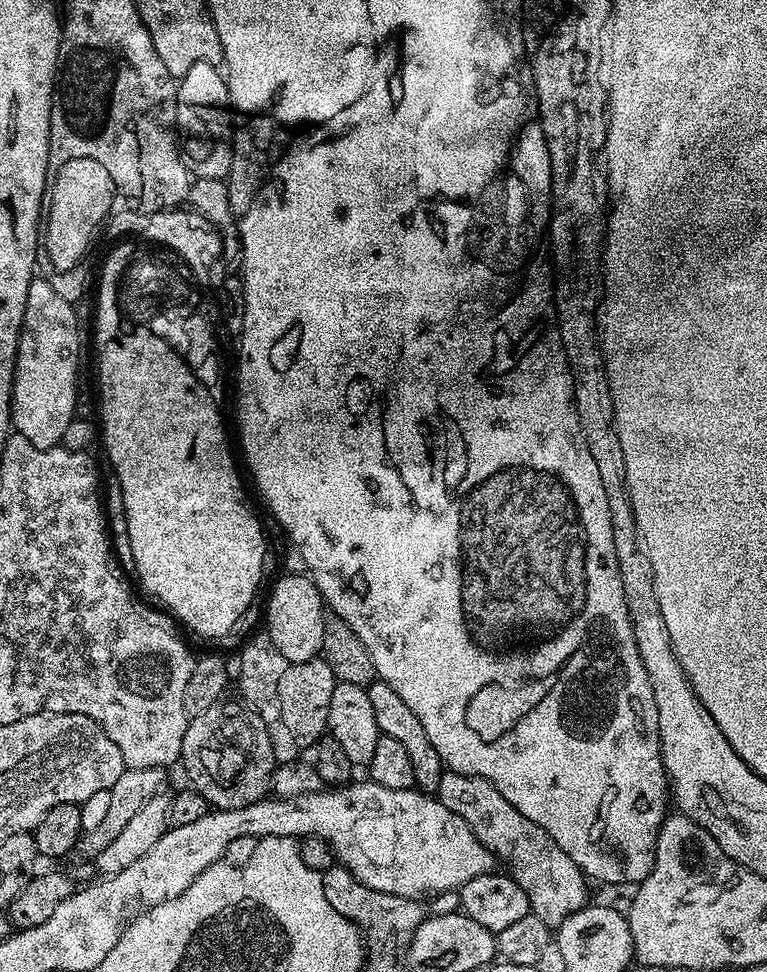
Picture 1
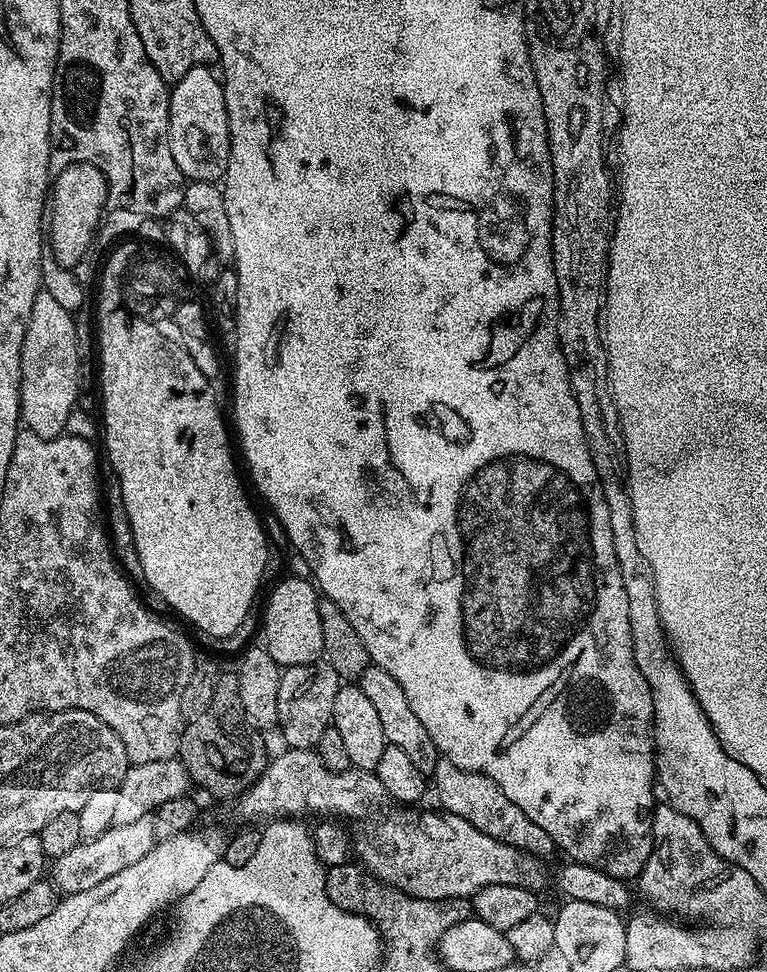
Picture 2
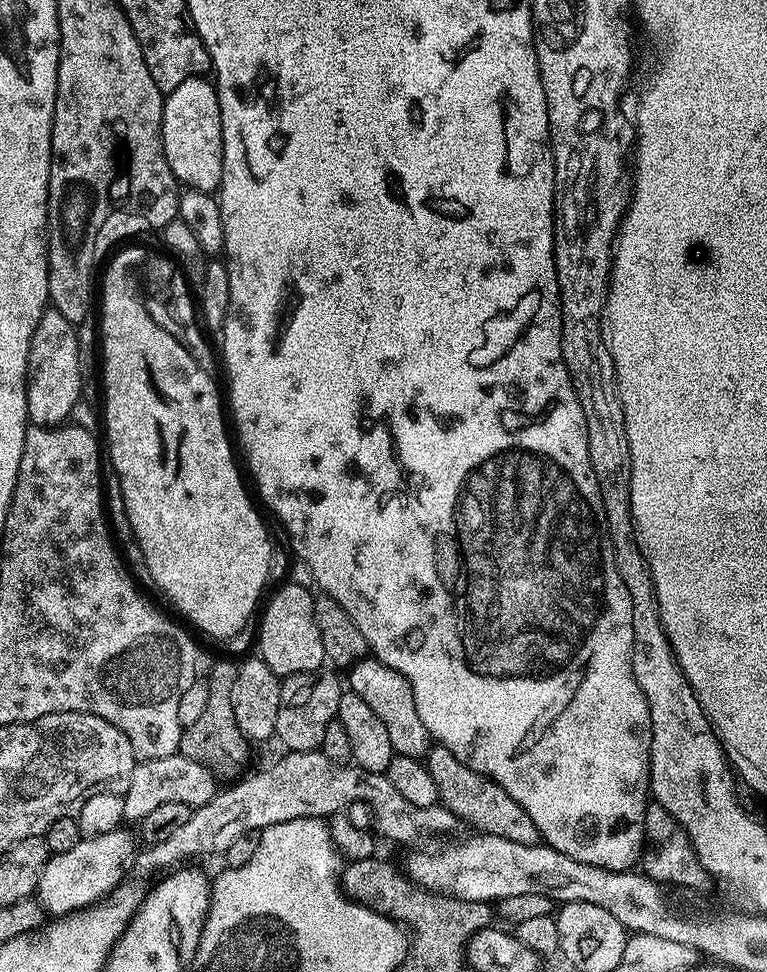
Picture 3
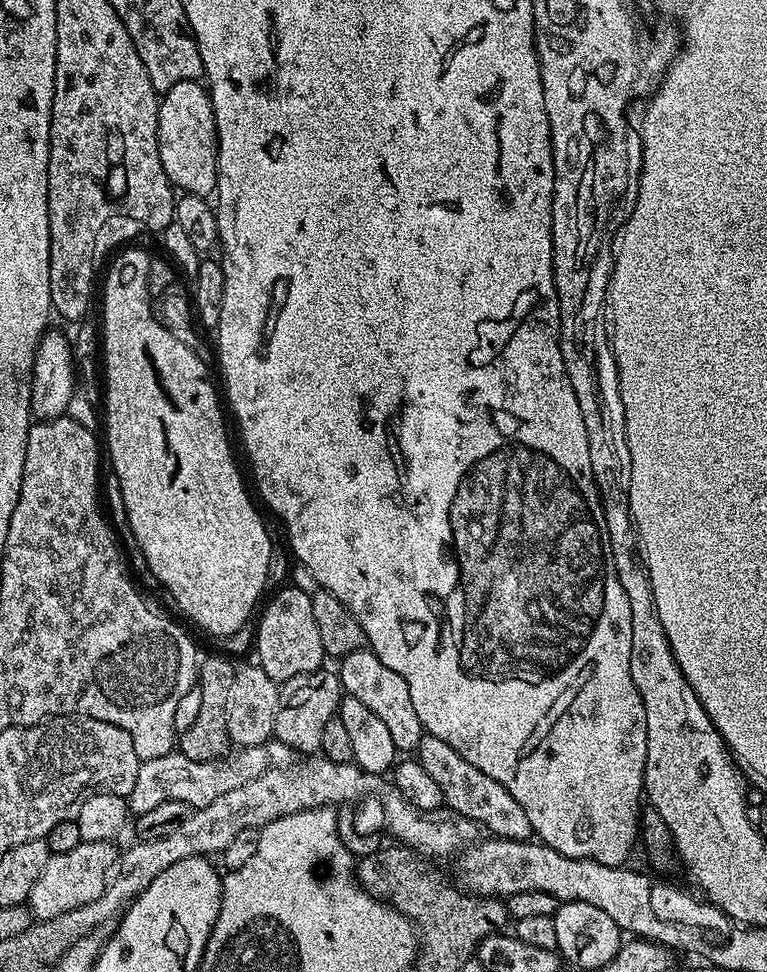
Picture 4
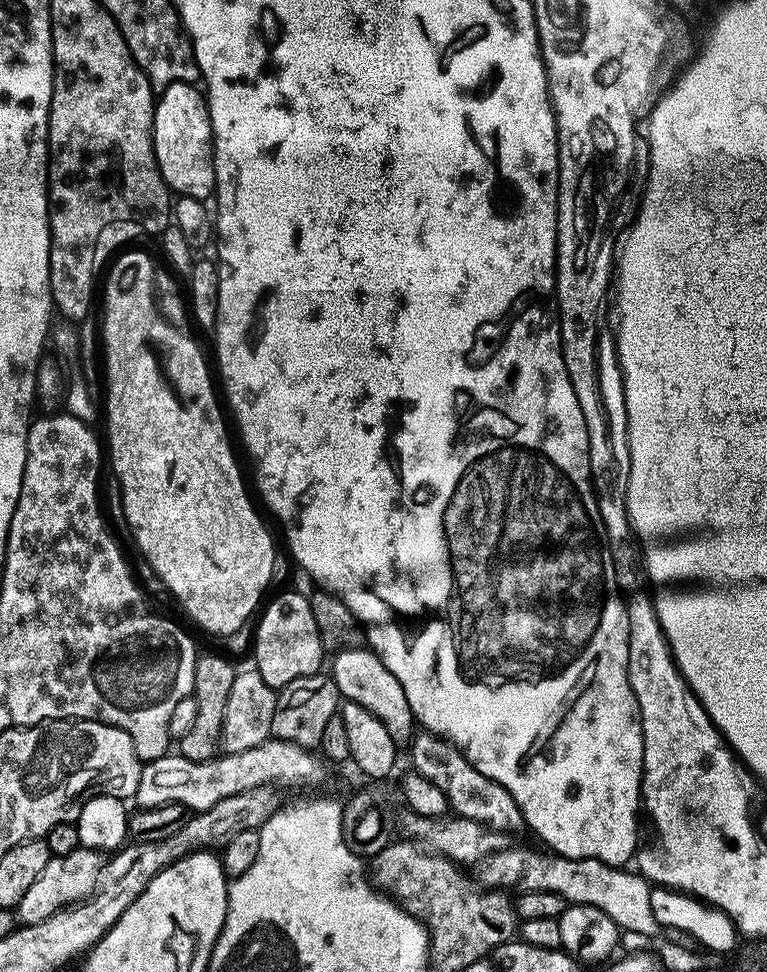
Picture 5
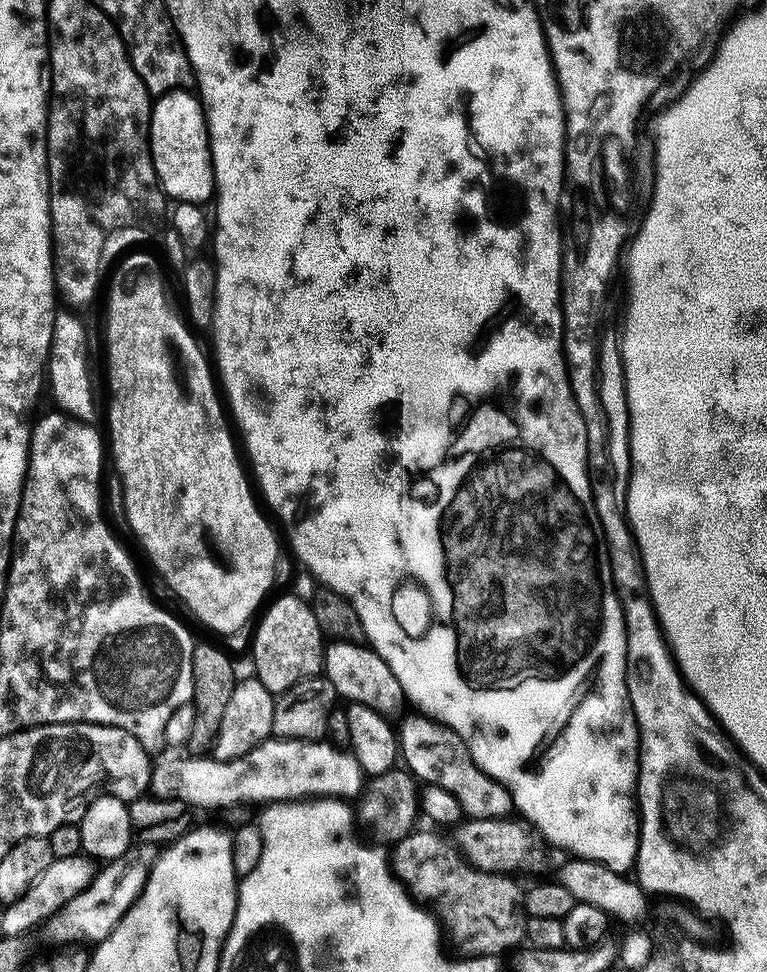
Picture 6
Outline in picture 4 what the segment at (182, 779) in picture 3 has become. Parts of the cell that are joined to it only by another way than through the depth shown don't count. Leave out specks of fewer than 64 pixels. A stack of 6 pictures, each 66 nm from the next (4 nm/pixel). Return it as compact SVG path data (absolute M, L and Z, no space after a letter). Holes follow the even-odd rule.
M259 744L243 749L237 760L226 758L221 762L198 762L179 754L143 761L138 770L138 782L134 782L134 790L126 798L127 807L136 814L154 810L154 806L162 806L162 802L186 802L194 810L204 808L214 802L214 798L222 798L222 794L238 790L238 786L246 786L246 782L267 772L270 768L268 750Z

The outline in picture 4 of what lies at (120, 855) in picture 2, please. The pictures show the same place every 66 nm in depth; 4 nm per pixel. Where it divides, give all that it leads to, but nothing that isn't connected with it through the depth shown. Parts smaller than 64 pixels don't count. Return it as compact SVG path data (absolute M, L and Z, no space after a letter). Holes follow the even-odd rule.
M83 841L74 846L74 850L49 855L46 870L42 870L38 882L34 882L34 890L30 890L26 901L33 917L40 922L54 920L57 916L98 899L108 887L110 873L118 864L115 846L115 843L109 841Z

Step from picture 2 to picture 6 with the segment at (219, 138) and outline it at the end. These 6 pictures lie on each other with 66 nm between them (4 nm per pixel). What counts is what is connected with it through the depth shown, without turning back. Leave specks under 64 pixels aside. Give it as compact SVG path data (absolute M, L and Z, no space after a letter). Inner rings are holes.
M191 91L168 92L152 105L148 145L160 189L176 204L207 205L216 191L212 169L212 148L208 144L208 123L204 106Z

